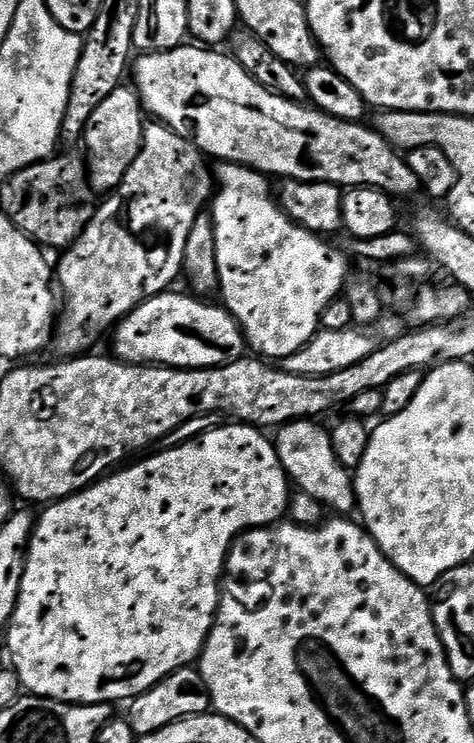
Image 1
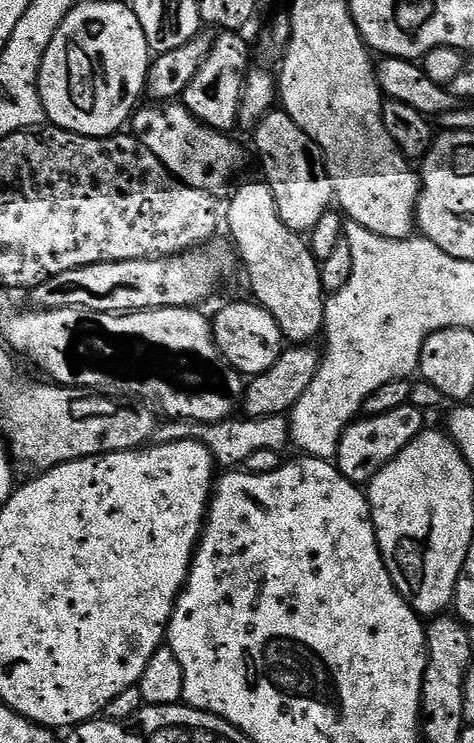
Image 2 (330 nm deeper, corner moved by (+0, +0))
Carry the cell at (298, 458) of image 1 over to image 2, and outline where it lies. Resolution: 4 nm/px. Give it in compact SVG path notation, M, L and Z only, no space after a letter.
M259 183L244 184L233 194L228 204L226 228L228 224L232 231L231 243L239 261L248 267L248 284L256 295L255 303L278 322L278 330L289 345L308 346L324 330L326 293L320 277L321 261L313 254L309 241L278 218L274 194L267 183Z

